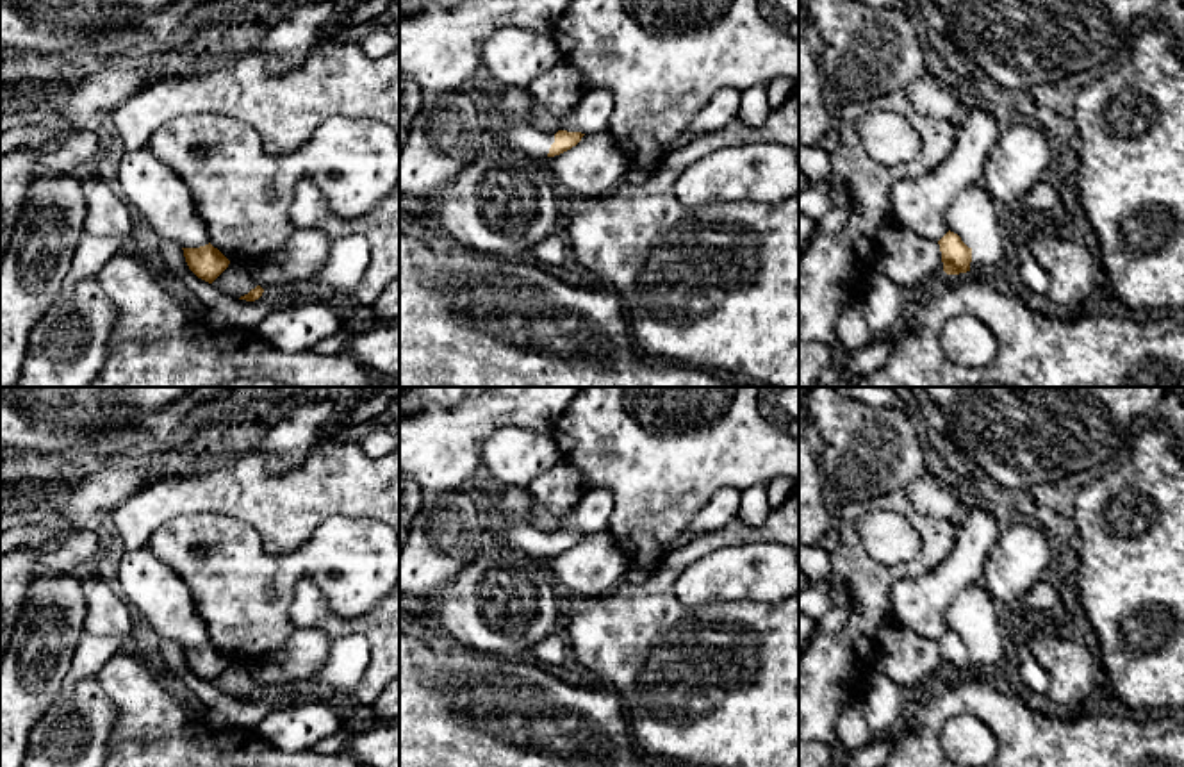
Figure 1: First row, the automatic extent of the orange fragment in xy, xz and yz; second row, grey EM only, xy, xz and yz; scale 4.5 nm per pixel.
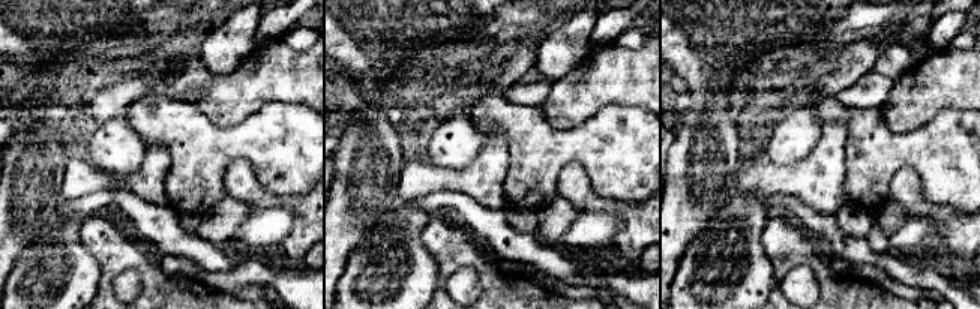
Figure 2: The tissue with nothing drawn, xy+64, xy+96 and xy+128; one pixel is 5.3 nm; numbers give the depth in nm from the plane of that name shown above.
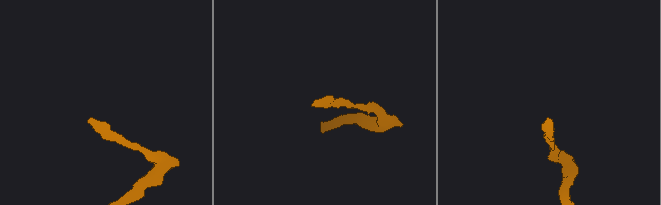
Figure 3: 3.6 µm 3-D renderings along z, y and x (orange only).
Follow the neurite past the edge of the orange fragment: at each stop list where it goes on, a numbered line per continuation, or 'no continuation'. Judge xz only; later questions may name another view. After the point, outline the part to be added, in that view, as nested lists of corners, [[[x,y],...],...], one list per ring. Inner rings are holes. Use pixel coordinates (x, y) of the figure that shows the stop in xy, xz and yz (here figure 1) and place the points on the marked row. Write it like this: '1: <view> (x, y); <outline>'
1: xz (525, 138); [[[483,109],[481,127],[487,139],[499,136],[508,143],[508,146],[517,148],[533,159],[546,159],[555,143],[555,134],[539,132],[530,123],[499,125]]]

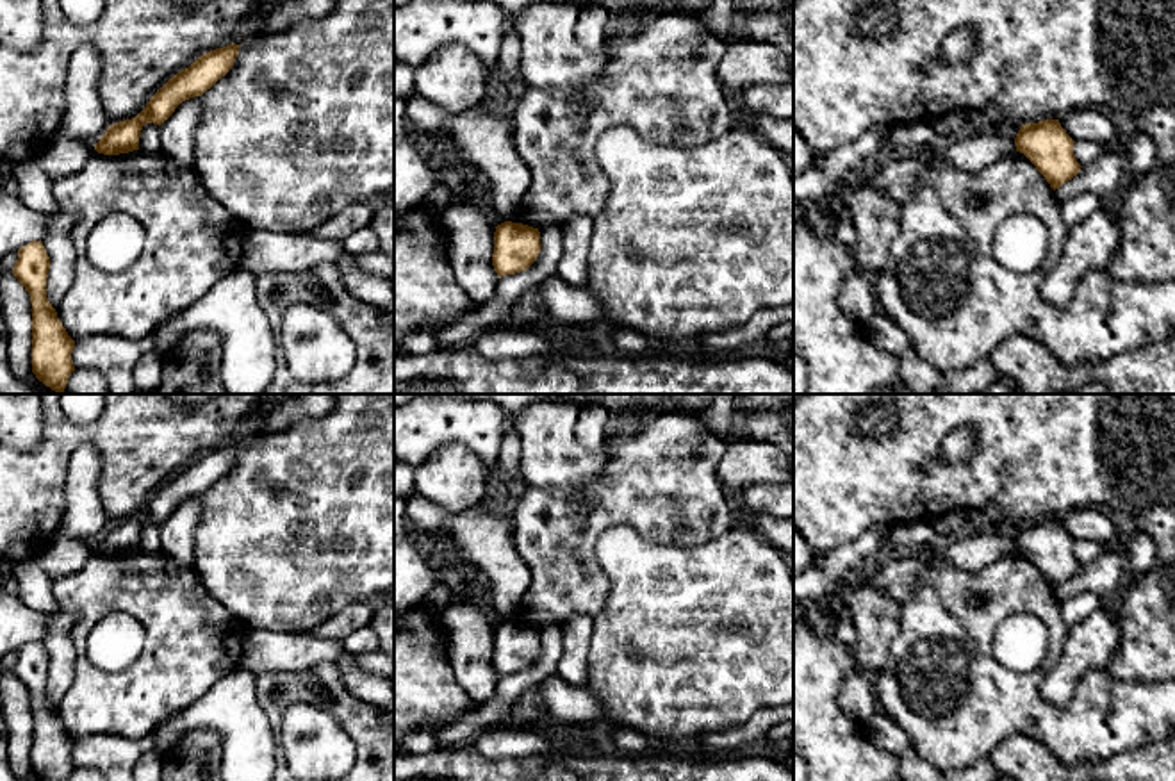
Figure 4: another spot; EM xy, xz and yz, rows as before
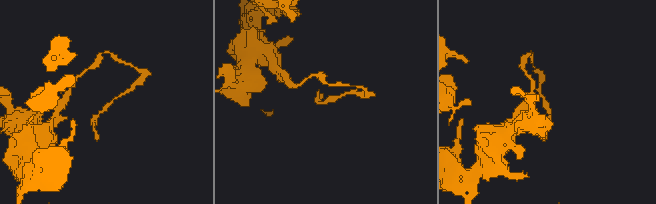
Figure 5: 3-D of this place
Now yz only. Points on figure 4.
no continuation

